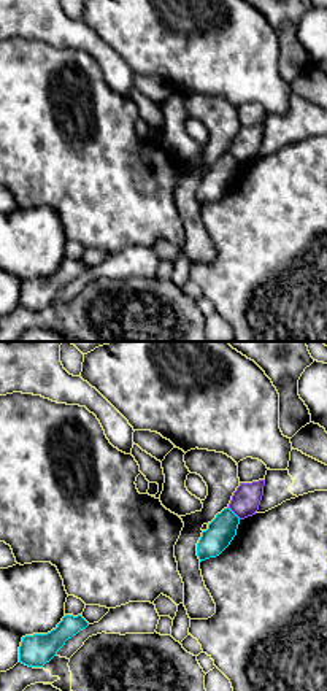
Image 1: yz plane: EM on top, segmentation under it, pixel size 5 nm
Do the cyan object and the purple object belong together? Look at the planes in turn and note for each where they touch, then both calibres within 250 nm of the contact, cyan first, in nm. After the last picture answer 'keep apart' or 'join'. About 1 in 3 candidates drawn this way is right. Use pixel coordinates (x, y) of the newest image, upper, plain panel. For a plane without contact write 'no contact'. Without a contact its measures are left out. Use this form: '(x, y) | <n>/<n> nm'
(232, 156) | 140/150 nm

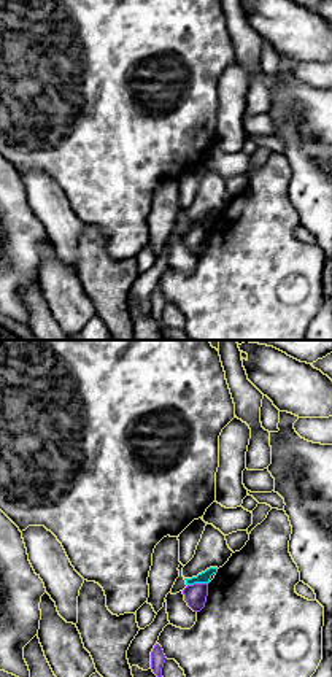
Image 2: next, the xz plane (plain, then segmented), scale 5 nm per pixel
(197, 226) | 60/110 nm

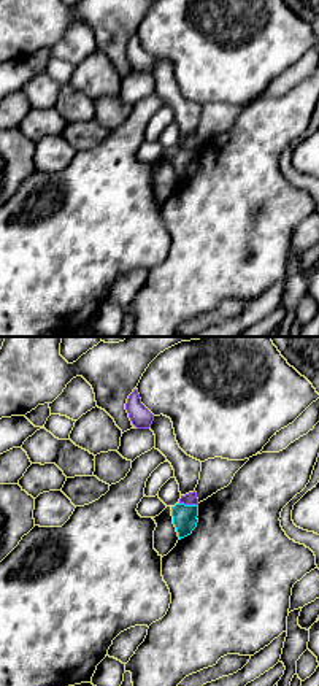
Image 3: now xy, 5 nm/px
(189, 150) | 130/60 nm

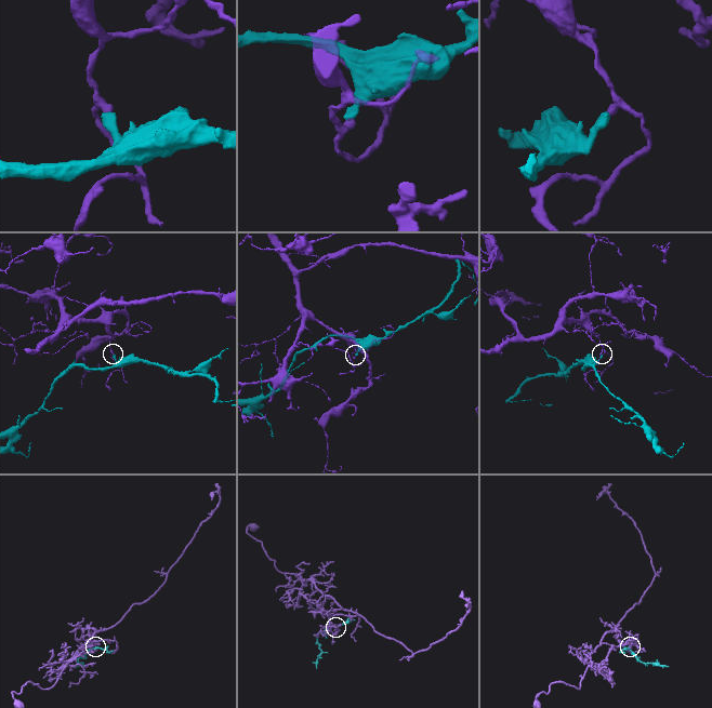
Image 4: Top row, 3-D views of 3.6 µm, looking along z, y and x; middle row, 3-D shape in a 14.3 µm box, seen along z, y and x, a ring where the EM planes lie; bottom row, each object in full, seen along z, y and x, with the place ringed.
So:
keep apart

